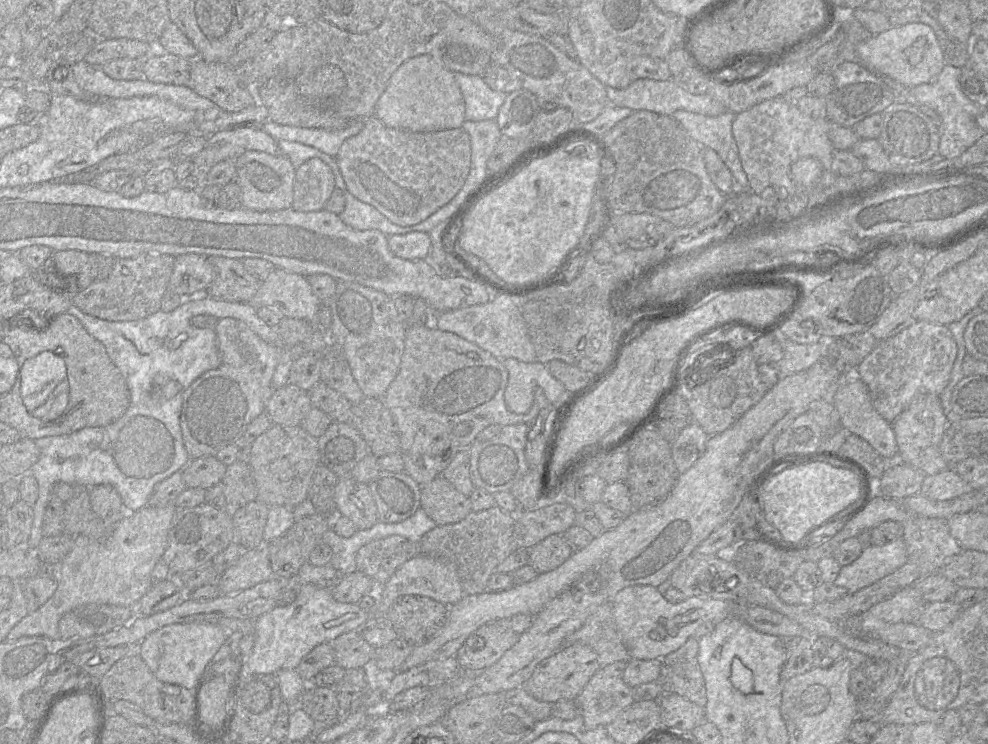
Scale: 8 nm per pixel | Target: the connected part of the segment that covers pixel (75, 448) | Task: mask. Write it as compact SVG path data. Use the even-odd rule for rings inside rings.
M206 291L201 296L185 298L183 303L170 312L159 310L145 318L134 321L108 321L81 311L72 305L67 312L75 316L87 332L101 342L111 361L121 371L130 391L130 404L122 417L105 426L85 427L70 434L46 436L35 441L40 451L38 461L25 474L32 475L38 483L38 498L34 503L33 525L27 546L37 549L43 538L43 517L51 498L52 488L58 482L73 486L93 487L106 484L118 492L126 512L135 512L149 503L157 484L181 471L190 458L183 443L180 414L185 390L203 373L221 364L221 354L215 330L196 328L190 324L192 317L212 315L218 319L234 318L243 321L260 338L269 344L283 346L275 328L267 325L257 314L257 309L249 303L229 302L209 296Z

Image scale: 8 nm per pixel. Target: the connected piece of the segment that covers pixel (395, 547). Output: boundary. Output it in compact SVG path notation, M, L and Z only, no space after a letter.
M399 535L376 539L356 553L356 571L384 584L406 561L418 554L418 545Z

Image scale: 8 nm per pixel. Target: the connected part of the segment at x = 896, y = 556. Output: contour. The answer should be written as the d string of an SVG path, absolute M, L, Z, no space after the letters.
M902 537L882 546L868 545L853 563L841 567L834 584L854 593L892 574L907 562Z

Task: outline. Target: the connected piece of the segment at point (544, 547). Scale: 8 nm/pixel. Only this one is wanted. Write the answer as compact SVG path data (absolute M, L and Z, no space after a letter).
M553 534L529 549L529 564L538 573L545 573L563 564L572 549L560 534Z

